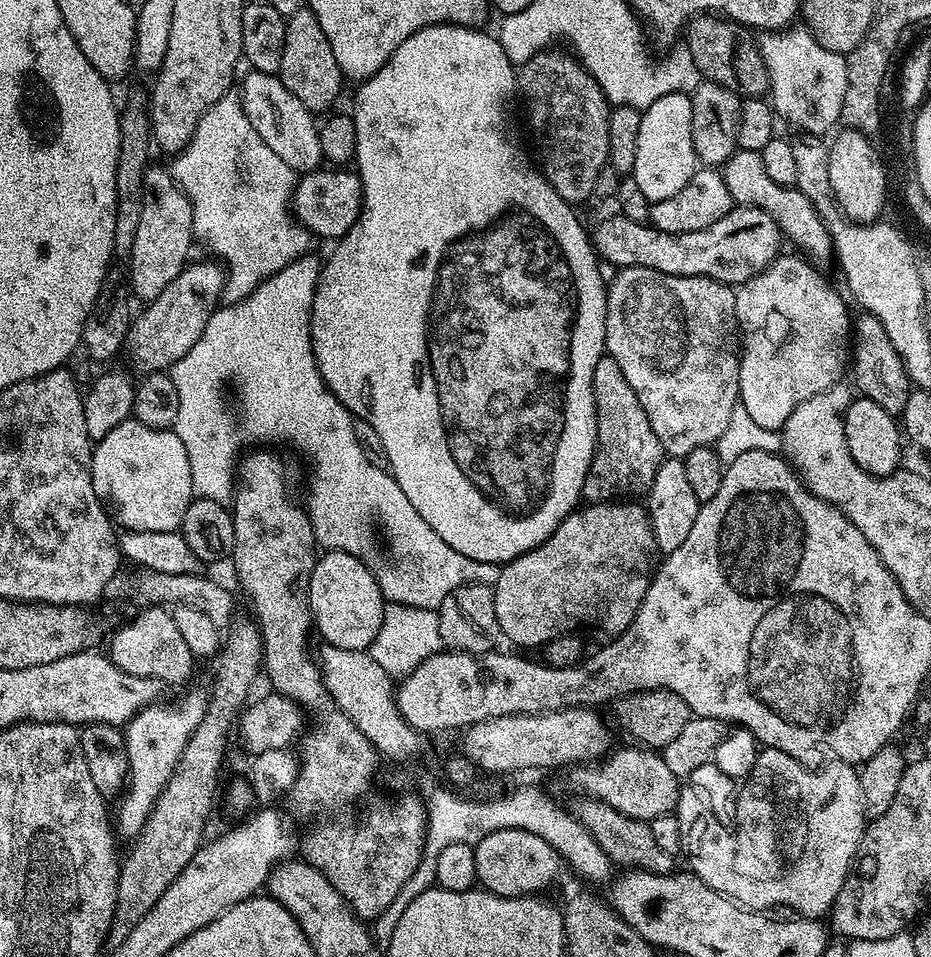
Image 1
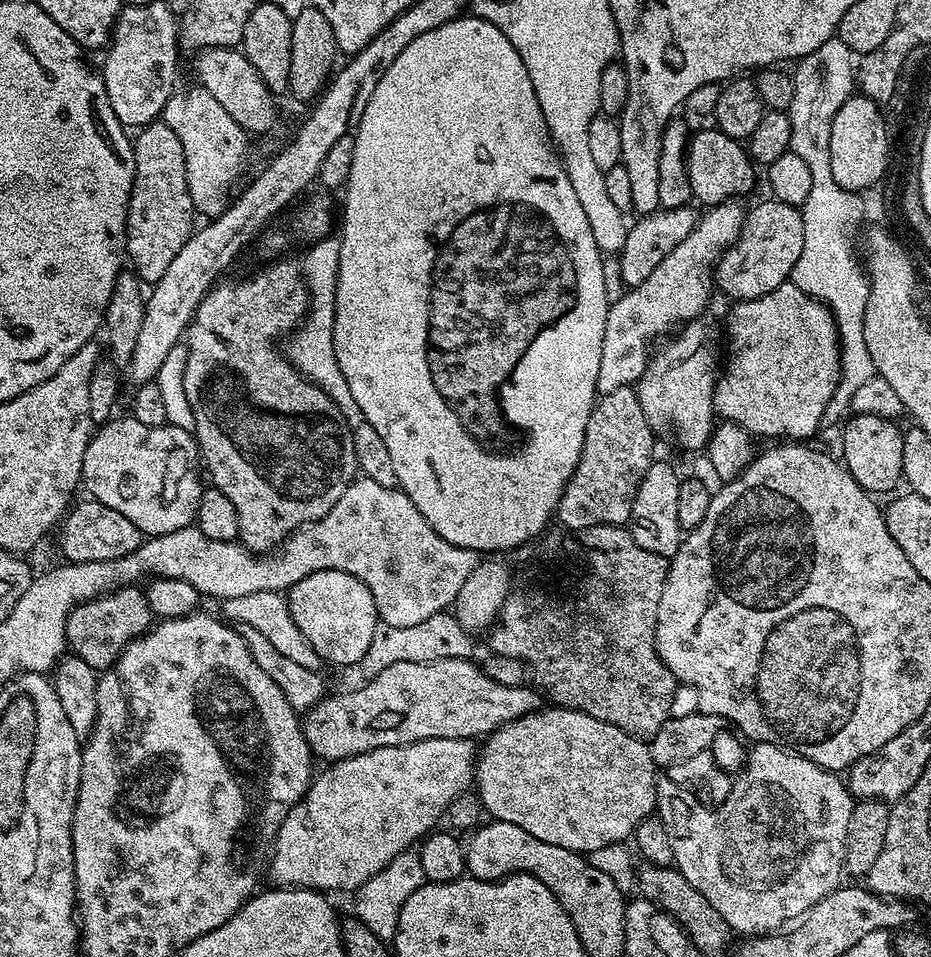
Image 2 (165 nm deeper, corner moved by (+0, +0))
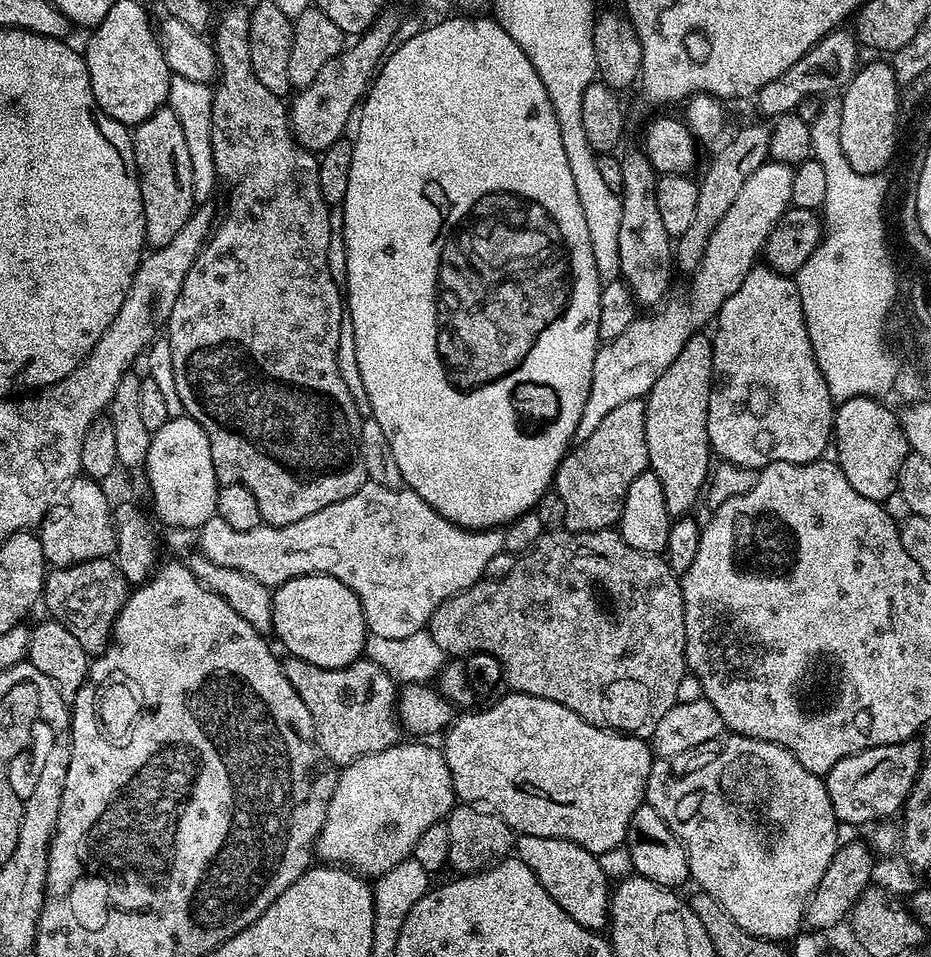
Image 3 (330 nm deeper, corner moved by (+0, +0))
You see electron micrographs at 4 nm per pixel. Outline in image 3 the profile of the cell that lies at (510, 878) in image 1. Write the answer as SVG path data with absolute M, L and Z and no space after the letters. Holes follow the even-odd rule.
M521 835L515 837L514 852L522 863L534 870L538 882L542 882L542 890L546 890L546 894L550 894L550 898L554 898L578 926L593 930L609 927L610 881L606 874L602 874L597 853L587 852L569 840Z

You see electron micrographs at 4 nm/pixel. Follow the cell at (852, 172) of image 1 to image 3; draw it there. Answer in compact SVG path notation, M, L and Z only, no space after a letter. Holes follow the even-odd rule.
M877 62L865 63L860 70L864 76L853 76L839 97L842 118L840 141L842 154L846 154L846 162L850 162L854 170L862 174L870 174L872 171L882 170L890 159L889 152L892 152L892 135L894 135L894 113L896 113L896 88L892 88L892 72L888 72L888 68L880 68Z

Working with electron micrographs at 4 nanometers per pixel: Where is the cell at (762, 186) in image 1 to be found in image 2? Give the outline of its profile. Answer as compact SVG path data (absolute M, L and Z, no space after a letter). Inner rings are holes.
M715 126L691 133L686 159L693 197L697 201L700 199L704 206L720 204L723 200L744 198L756 184L758 168L749 156L747 147Z

